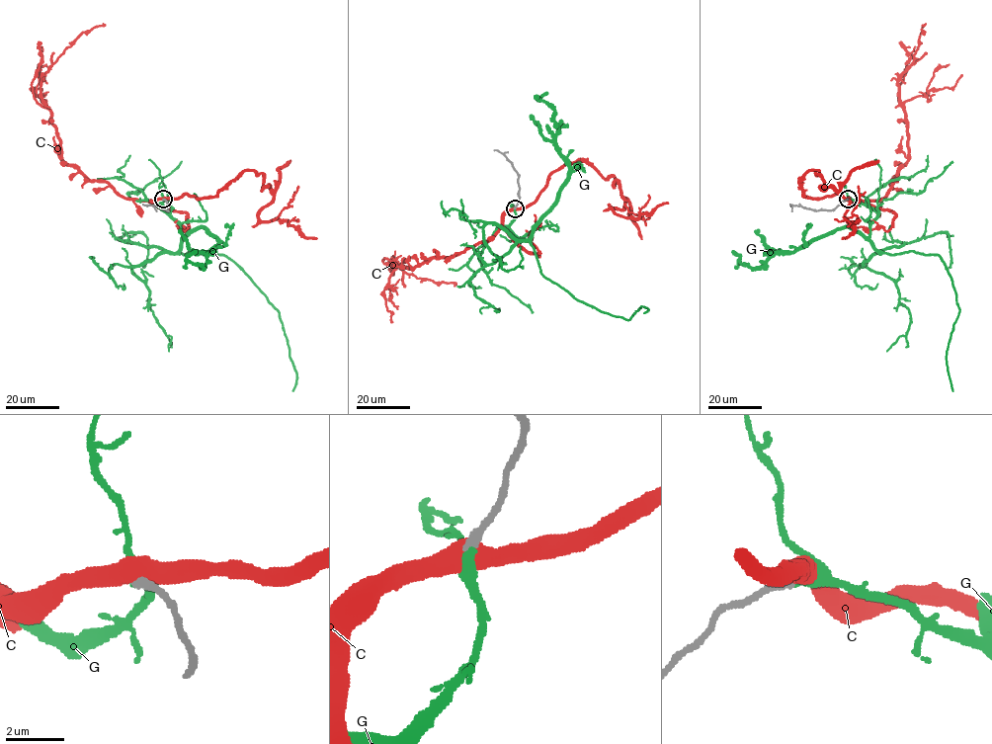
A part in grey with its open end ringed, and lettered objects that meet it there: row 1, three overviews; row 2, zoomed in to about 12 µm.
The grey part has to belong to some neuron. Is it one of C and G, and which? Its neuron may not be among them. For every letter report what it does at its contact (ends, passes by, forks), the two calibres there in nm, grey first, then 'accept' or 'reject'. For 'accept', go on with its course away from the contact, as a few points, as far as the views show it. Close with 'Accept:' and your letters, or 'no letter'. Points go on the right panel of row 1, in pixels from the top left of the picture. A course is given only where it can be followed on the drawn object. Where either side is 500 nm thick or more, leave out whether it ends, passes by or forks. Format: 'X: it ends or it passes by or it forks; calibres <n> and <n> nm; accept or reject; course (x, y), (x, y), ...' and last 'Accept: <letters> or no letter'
C: calibres 340 and 550 nm; reject
G: it ends; calibres 320 and 320 nm; accept; course (848, 200), (877, 213), (869, 240), (881, 252), (912, 251), (941, 259), (959, 309), (947, 353), (952, 390)
Accept: G

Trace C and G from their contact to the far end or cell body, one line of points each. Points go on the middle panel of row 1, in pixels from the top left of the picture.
C: (515, 207), (492, 237), (457, 255), (433, 257), (413, 269), (392, 259), (406, 274), (454, 286)
G: (514, 208), (510, 229), (519, 237), (533, 230), (546, 278), (614, 316), (644, 313)

